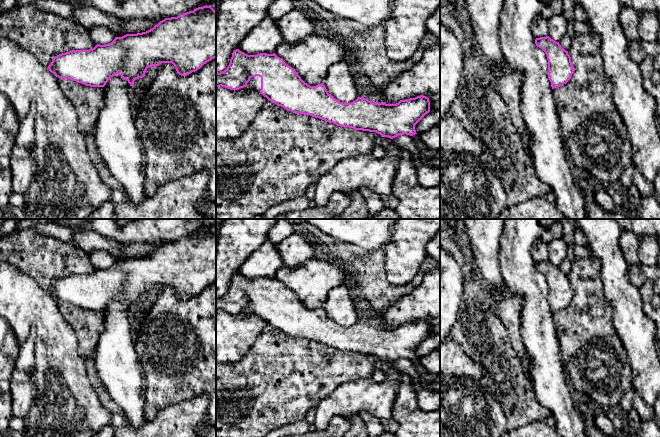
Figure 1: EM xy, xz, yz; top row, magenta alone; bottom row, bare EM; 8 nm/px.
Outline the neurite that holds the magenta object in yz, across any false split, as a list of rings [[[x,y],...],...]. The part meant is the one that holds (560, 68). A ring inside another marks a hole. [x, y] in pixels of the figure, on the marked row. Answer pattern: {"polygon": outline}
{"polygon": [[[549,36],[536,38],[535,44],[547,55],[548,78],[552,89],[566,84],[575,71],[568,51]]]}

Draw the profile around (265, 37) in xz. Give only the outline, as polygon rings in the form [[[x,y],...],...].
[[[267,12],[260,23],[252,28],[240,42],[238,49],[247,55],[273,54],[282,42],[283,38],[277,26],[277,20],[272,19]]]

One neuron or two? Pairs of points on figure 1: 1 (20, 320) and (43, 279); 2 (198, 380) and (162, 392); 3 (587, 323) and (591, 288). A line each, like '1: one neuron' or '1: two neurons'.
1: two neurons
2: one neuron
3: one neuron

